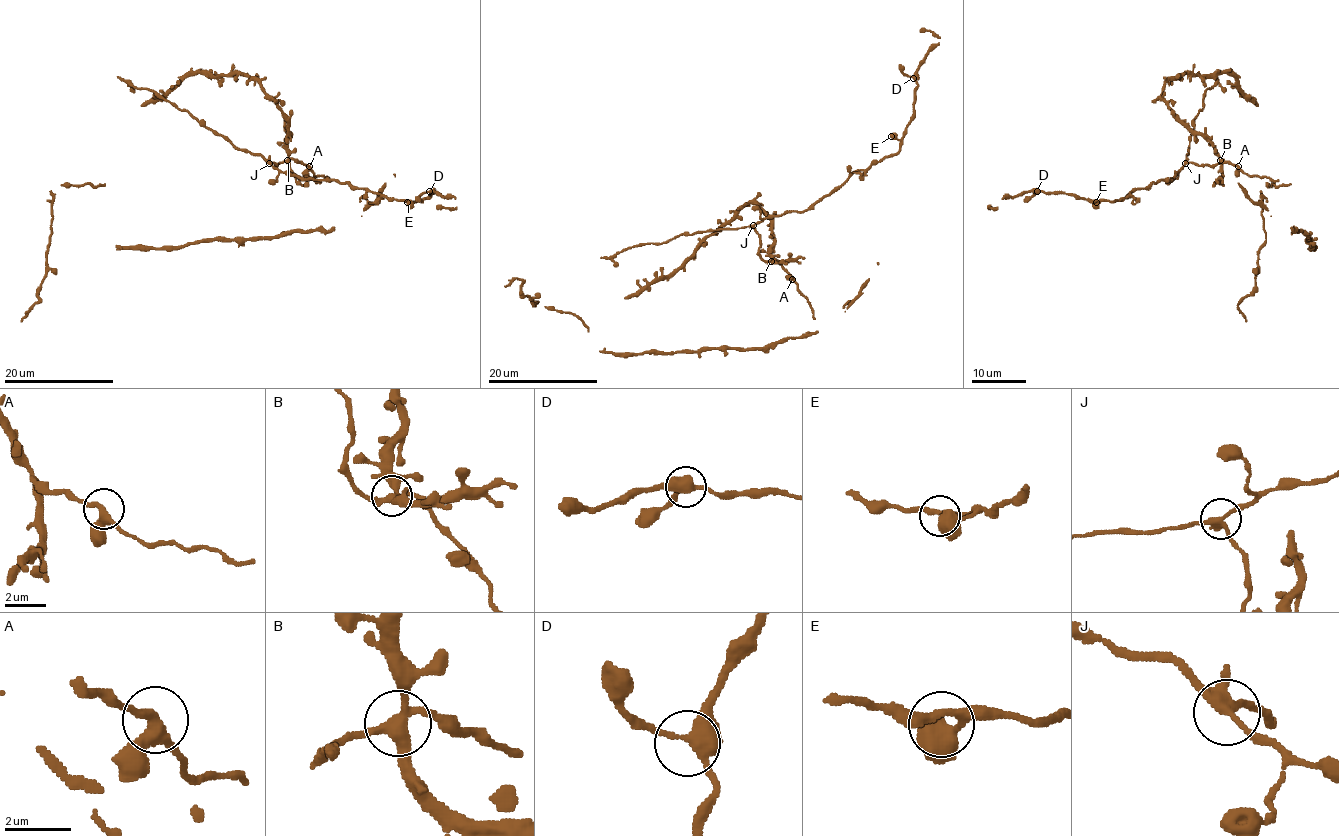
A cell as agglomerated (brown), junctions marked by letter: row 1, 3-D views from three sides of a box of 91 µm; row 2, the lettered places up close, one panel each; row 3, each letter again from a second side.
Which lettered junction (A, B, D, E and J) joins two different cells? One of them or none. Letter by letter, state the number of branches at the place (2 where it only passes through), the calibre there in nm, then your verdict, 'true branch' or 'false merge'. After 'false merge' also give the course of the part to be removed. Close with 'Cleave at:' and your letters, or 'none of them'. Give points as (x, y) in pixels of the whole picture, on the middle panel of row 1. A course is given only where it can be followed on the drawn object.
A: branches 3; calibre 320 nm; true branch
B: branches 4; calibre 320 nm; false merge; course (771, 261), (772, 221), (757, 205), (745, 203), (673, 270), (624, 298)
D: branches 3; calibre 400 nm; true branch
E: branches 2; calibre 500 nm; true branch
J: branches 4; calibre 260 nm; true branch
Cleave at: B

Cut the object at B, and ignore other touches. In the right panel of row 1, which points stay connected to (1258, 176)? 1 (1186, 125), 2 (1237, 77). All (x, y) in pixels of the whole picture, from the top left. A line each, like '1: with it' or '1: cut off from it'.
1: cut off from it
2: cut off from it

